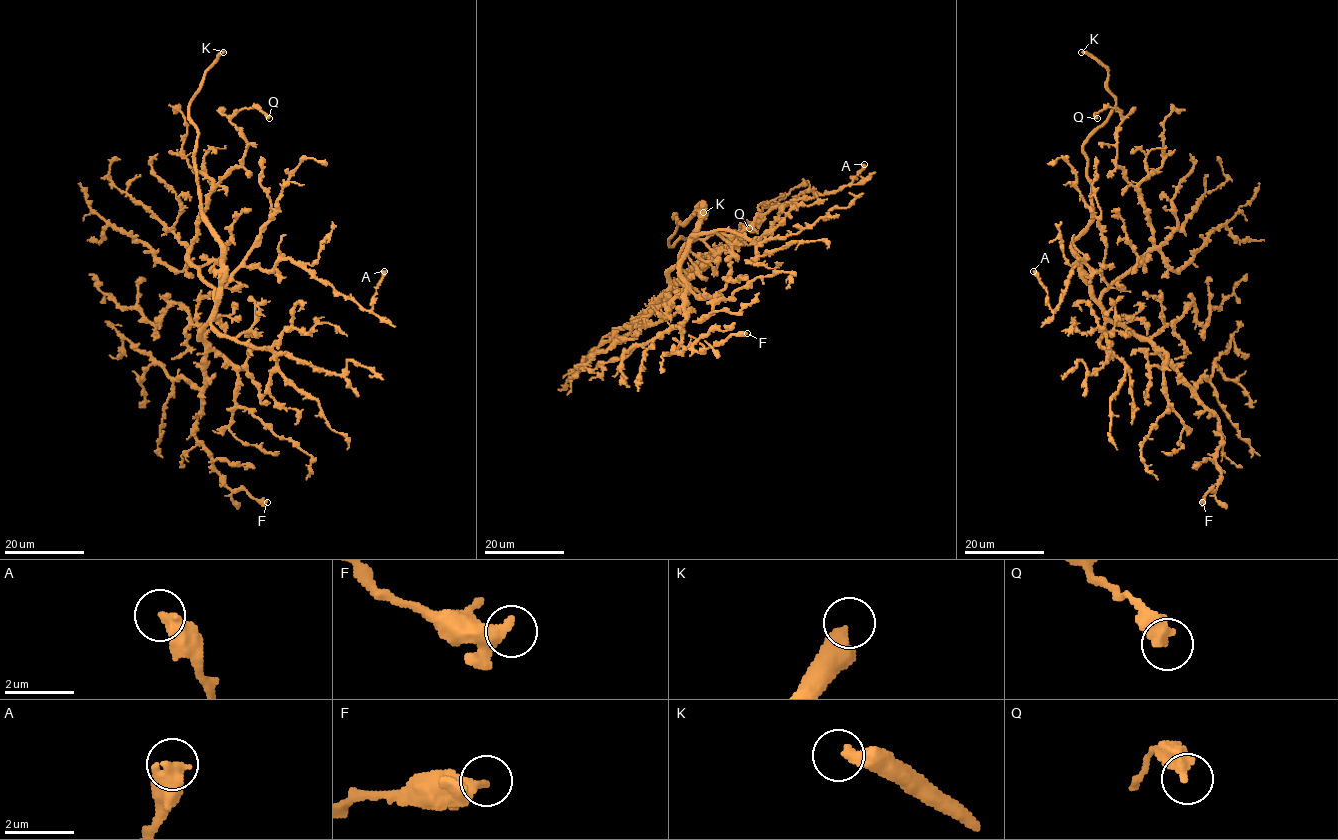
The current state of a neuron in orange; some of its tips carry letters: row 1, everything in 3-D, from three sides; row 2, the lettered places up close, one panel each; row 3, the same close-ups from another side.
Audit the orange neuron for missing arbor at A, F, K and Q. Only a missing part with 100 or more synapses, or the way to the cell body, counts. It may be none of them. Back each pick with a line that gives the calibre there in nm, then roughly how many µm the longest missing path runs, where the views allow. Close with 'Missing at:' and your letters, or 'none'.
K: Thickness 480 nm. Missing length about 9 µm
Missing at: K

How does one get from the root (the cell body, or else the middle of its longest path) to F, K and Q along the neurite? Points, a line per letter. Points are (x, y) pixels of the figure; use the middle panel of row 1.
F: (700, 225), (680, 265), (685, 320), (682, 343), (674, 351), (692, 347), (702, 352), (732, 335), (747, 333)
K: (700, 225), (701, 203), (682, 223), (675, 214), (677, 229), (669, 245), (678, 238), (687, 238), (703, 212)
Q: (700, 225), (669, 270), (671, 284), (749, 228)

